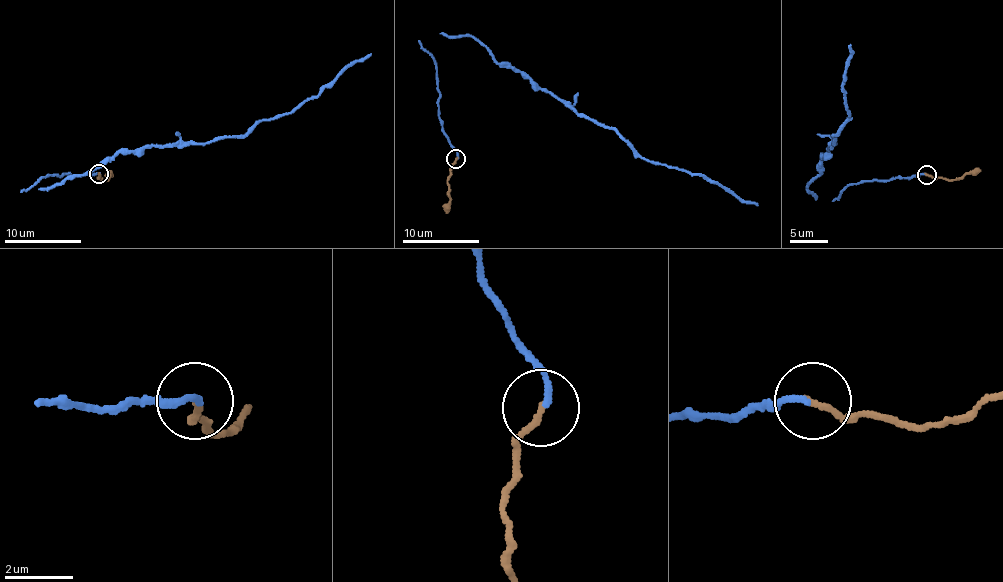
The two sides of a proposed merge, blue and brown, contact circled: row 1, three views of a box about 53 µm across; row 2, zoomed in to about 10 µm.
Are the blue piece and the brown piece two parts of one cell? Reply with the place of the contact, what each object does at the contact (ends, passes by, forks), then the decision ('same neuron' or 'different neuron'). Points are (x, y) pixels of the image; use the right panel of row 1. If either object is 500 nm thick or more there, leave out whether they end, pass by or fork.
place (927, 174); blue ends; brown ends; same neuron

